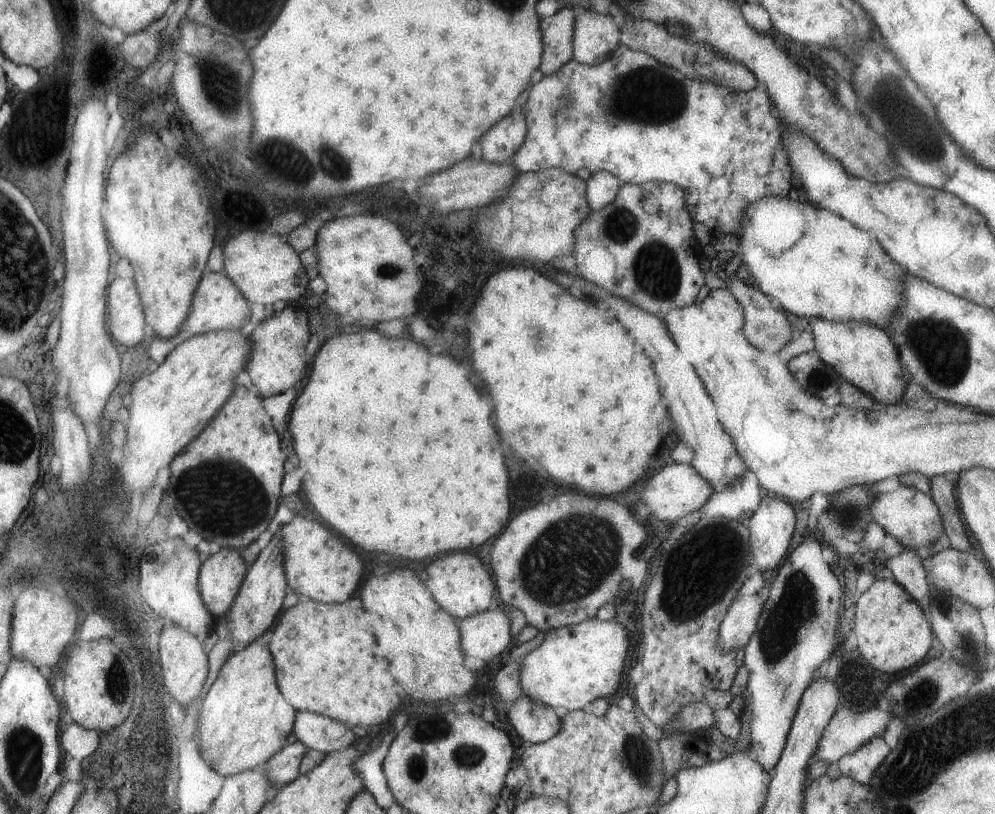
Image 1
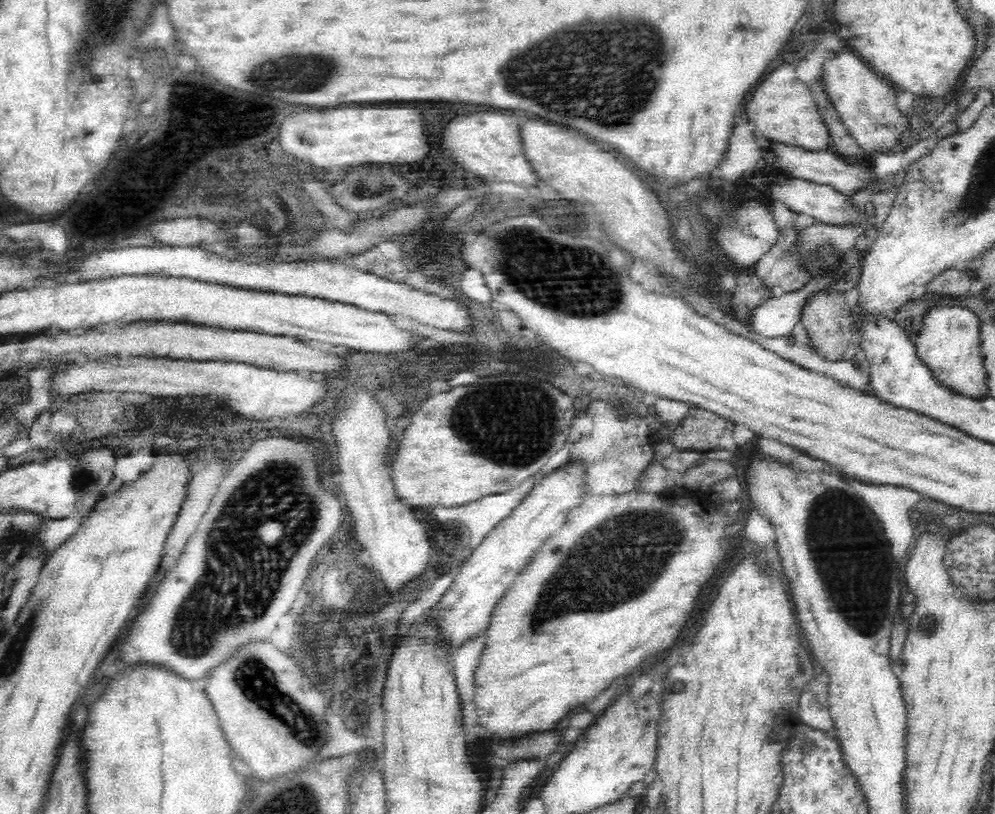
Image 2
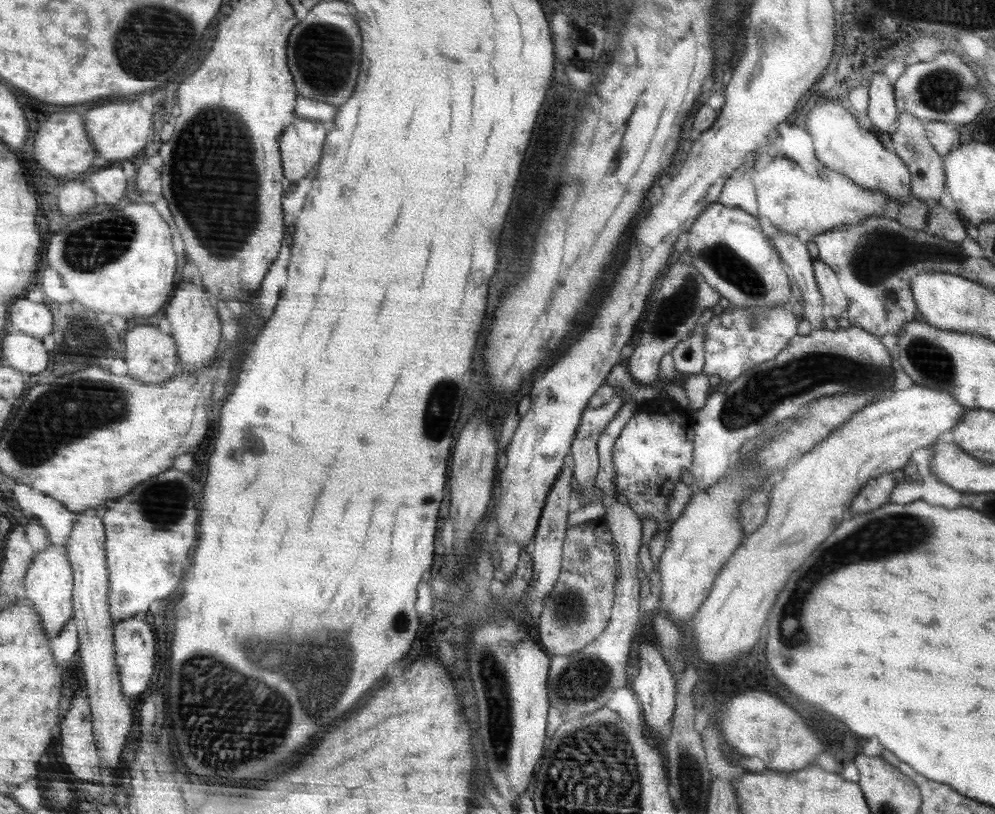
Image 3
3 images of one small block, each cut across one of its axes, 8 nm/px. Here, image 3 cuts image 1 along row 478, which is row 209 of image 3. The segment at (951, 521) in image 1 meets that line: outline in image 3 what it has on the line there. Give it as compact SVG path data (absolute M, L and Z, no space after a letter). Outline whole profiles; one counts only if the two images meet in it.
M937 200L929 202L929 218L927 218L929 234L941 236L953 244L961 244L965 234L965 224L959 220L957 214L951 214L947 208L939 206Z

